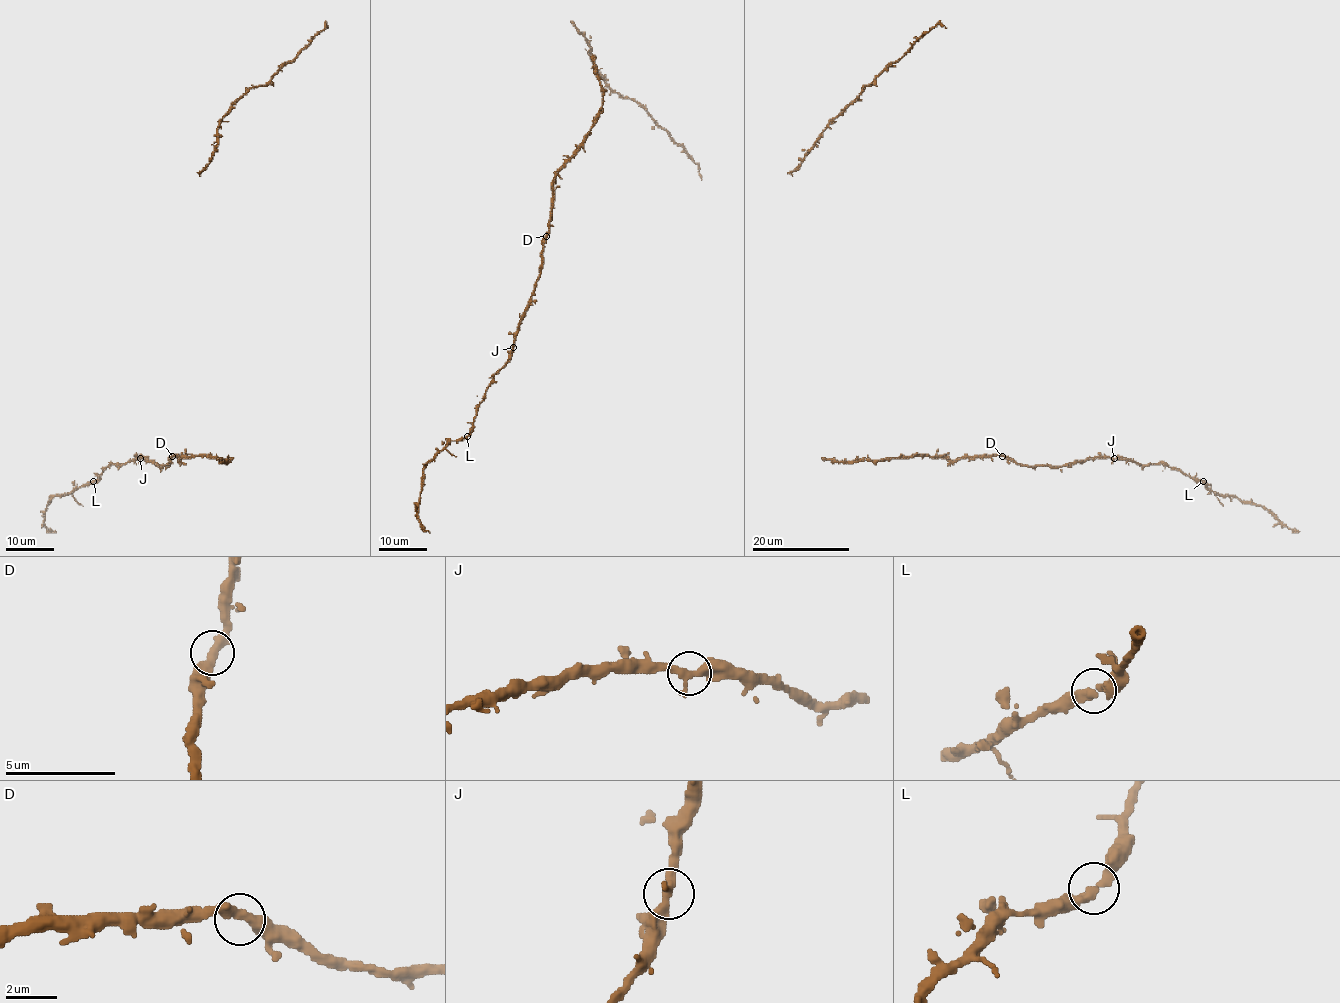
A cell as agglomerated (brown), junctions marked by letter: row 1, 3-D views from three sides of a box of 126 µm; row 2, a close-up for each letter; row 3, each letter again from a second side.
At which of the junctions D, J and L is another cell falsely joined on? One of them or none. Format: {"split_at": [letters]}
{"split_at": []}

